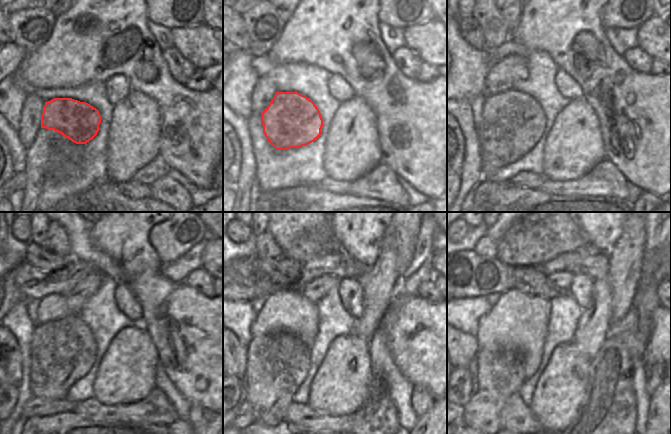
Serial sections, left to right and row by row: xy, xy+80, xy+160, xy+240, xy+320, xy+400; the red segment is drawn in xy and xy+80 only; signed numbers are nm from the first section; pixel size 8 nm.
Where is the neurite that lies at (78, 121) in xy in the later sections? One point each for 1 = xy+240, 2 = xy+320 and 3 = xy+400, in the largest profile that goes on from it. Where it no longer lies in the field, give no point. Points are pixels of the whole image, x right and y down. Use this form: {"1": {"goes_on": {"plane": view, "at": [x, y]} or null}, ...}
{"1": {"goes_on": {"plane": "xy+240", "at": [62, 351]}}, "2": {"goes_on": {"plane": "xy+320", "at": [277, 364]}}, "3": {"goes_on": {"plane": "xy+400", "at": [499, 374]}}}

